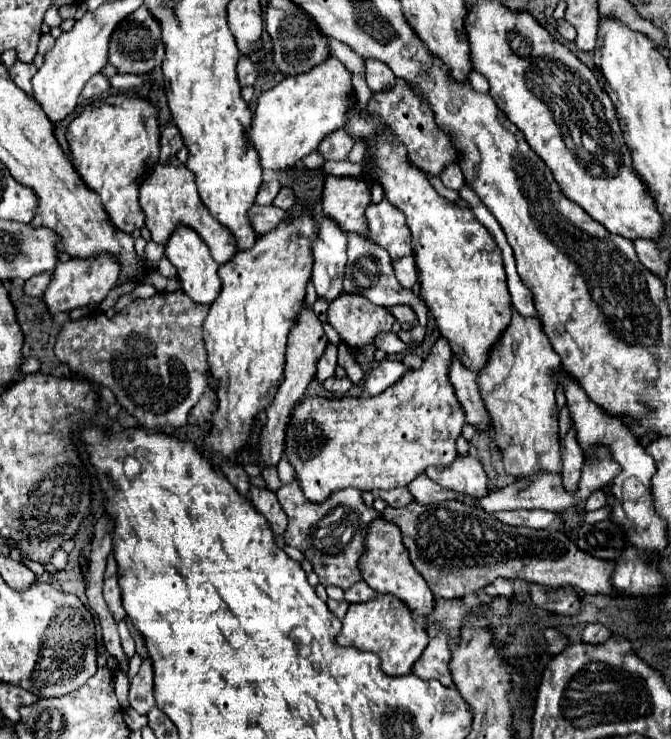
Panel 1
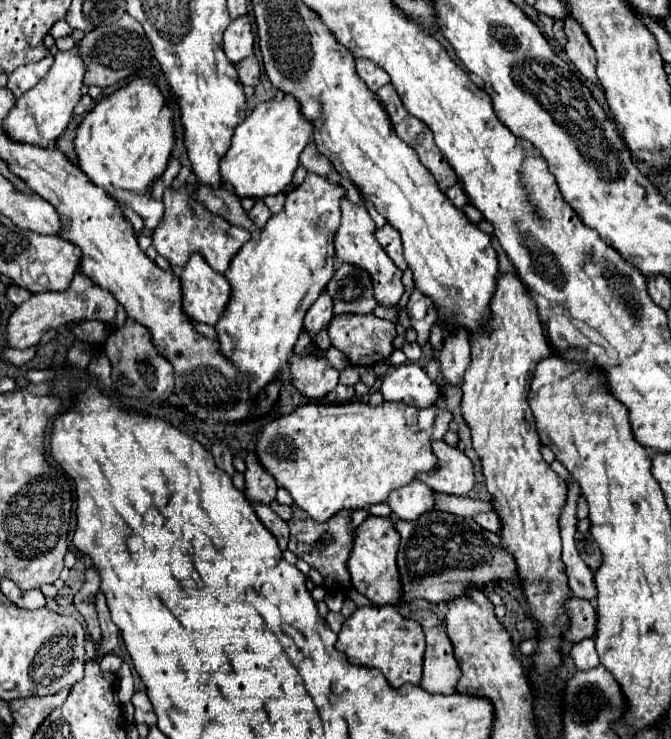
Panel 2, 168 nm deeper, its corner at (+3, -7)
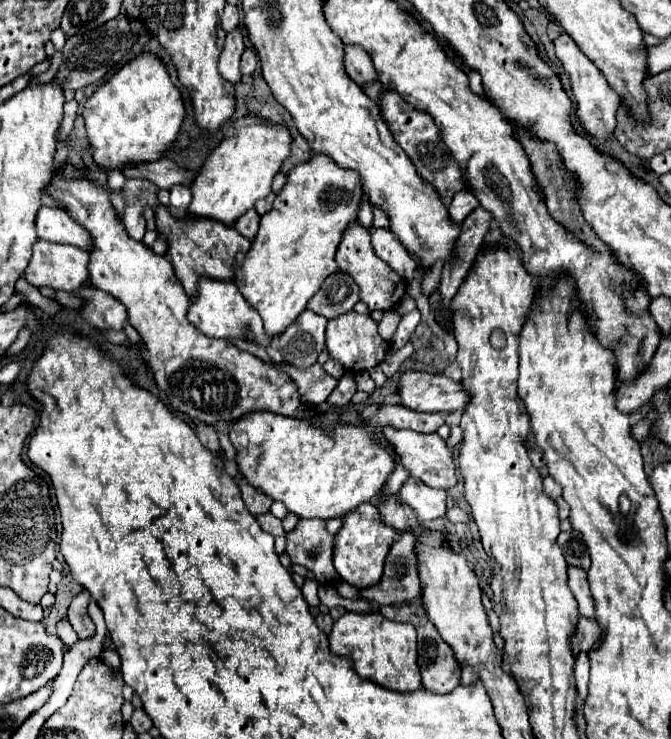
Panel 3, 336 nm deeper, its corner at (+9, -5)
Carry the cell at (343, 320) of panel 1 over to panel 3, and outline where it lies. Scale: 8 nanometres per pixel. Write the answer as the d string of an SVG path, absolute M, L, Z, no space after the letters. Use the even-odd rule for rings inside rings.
M349 311L327 323L327 349L333 359L337 359L347 371L360 372L377 366L387 353L386 343L377 331L377 323L371 315L359 315Z

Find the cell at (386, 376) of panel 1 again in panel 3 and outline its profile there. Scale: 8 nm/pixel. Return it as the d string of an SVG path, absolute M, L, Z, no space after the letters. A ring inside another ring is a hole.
M405 371L399 377L399 397L401 397L401 405L415 409L415 411L455 411L455 409L463 409L465 403L469 401L469 397L465 395L465 391L461 389L461 383L455 383L453 379L445 377L445 375L431 375L427 371Z

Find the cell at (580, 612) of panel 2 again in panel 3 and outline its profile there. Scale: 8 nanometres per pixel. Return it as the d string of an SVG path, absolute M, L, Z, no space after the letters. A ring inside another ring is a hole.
M581 617L579 625L577 625L577 631L571 637L571 649L573 649L573 653L577 655L579 651L589 651L599 641L597 639L599 635L601 635L601 629L599 629L597 621Z

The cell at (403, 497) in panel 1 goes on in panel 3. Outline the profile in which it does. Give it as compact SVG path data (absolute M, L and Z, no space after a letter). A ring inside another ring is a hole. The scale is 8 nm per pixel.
M409 477L401 485L397 499L401 501L401 505L411 507L415 511L419 523L443 517L447 511L447 505L445 505L447 493L441 489L433 489L433 487L425 485L423 481L417 481L413 477Z

